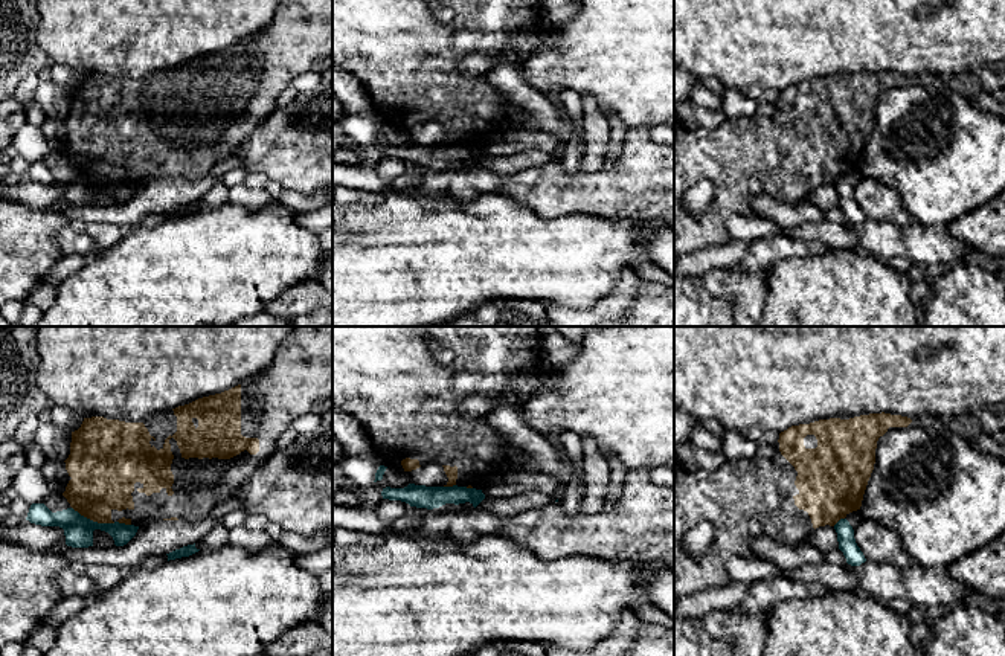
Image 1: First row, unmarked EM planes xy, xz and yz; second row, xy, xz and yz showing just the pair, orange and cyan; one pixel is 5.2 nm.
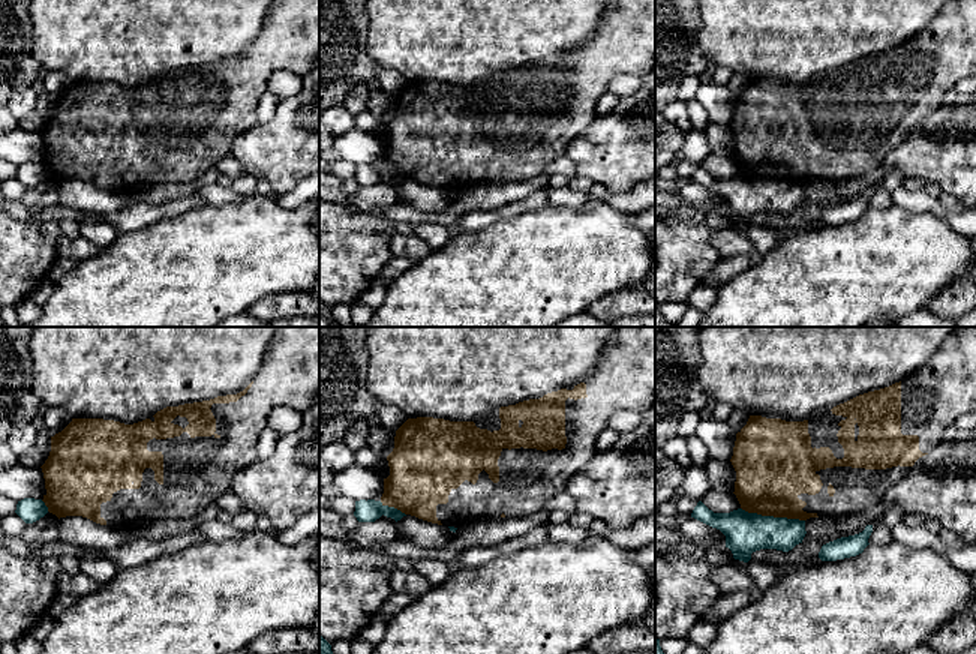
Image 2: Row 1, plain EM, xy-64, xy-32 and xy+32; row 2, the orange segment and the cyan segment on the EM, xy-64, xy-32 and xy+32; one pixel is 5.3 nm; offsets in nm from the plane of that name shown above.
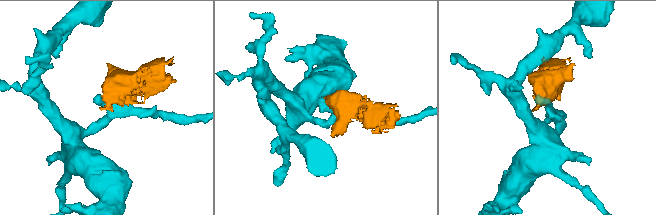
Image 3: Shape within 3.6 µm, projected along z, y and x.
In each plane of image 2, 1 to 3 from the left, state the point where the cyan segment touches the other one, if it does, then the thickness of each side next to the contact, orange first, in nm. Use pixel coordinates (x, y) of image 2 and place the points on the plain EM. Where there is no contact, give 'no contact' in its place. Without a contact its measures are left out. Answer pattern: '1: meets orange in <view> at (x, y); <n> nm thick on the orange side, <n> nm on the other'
1: meets orange in xy-64 at (45, 168); 380 nm thick on the orange side, 130 nm on the other
2: meets orange in xy-32 at (393, 170); 360 nm thick on the orange side, 120 nm on the other
3: meets orange in xy+32 at (772, 179); 400 nm thick on the orange side, 220 nm on the other

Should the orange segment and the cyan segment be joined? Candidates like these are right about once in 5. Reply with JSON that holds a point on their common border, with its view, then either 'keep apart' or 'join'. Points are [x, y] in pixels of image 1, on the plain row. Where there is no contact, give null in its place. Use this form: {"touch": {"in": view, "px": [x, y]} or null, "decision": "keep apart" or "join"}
{"touch": {"in": "xy", "px": [93, 179]}, "decision": "keep apart"}

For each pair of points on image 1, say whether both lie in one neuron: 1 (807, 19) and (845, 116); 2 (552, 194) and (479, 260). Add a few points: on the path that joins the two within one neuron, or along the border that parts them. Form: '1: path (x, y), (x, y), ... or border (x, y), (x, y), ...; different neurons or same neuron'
1: border (865, 72), (848, 77), (819, 77), (795, 84); different neurons
2: border (502, 194), (514, 197), (545, 217), (569, 214); different neurons

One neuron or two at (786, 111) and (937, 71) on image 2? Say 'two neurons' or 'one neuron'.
one neuron

